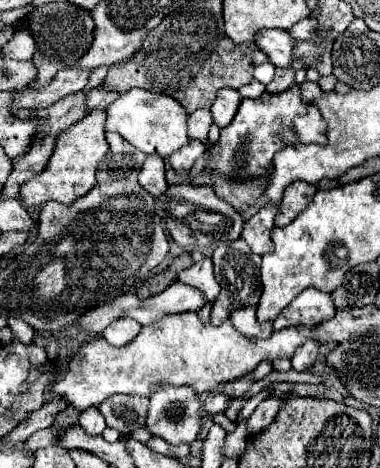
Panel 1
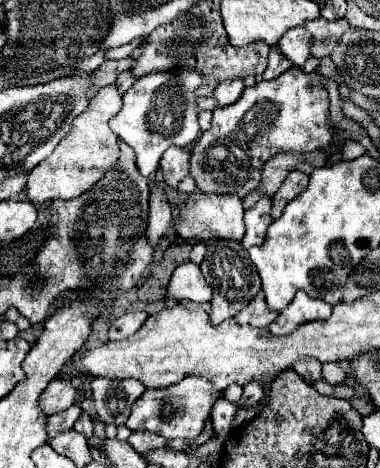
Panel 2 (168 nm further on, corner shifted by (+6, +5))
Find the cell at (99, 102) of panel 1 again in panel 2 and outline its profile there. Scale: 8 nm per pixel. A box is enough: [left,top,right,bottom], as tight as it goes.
[116,70,136,94]

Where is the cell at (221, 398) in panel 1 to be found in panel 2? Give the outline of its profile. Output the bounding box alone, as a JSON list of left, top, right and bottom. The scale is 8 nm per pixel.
[212,398,238,434]

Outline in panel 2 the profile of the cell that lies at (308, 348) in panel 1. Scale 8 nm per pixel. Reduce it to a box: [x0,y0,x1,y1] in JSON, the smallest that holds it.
[294,360,322,384]

